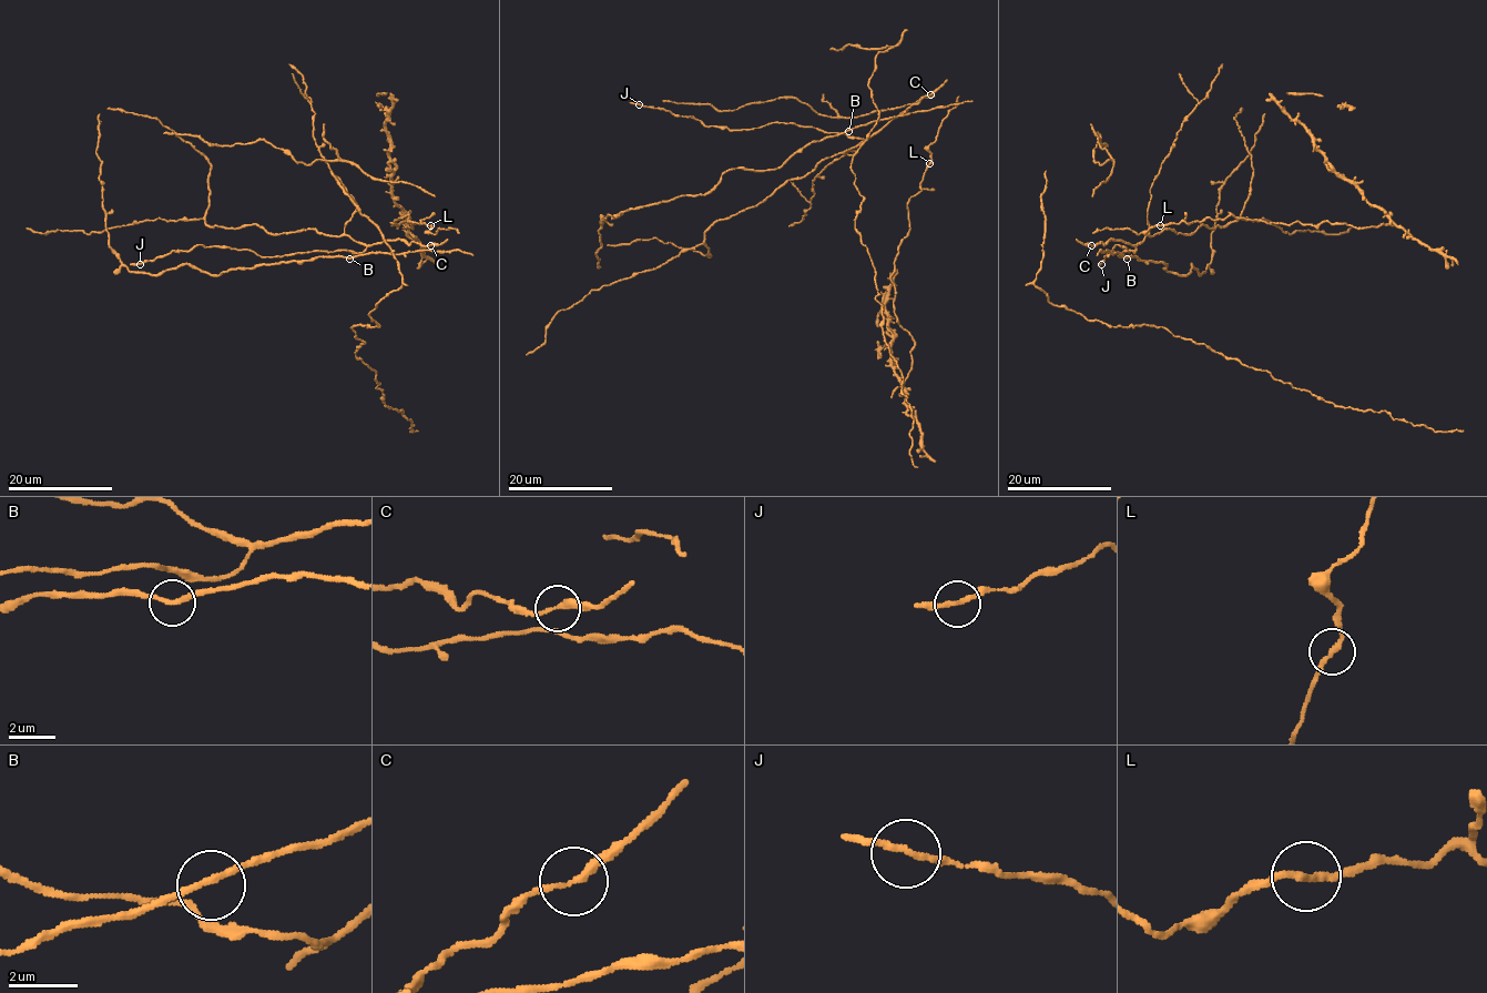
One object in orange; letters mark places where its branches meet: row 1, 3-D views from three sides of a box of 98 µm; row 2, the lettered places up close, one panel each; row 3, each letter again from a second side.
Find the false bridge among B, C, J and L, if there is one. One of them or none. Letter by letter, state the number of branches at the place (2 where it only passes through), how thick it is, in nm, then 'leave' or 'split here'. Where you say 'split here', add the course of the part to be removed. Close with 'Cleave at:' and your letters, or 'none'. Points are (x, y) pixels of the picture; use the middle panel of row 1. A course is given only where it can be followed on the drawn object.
B: 2 branches meet; 200 nm thick; leave
C: 2 branches meet; 240 nm thick; leave
J: 2 branches meet; 200 nm thick; leave
L: 2 branches meet; 200 nm thick; leave
Cleave at: none

